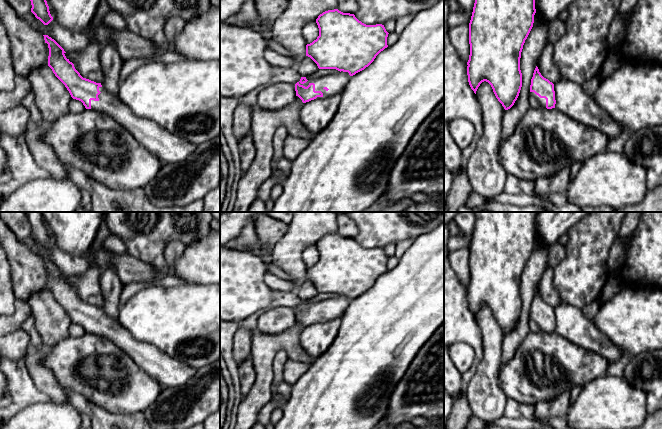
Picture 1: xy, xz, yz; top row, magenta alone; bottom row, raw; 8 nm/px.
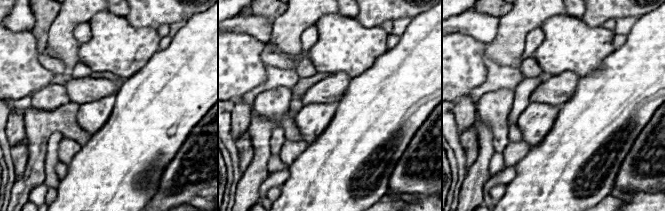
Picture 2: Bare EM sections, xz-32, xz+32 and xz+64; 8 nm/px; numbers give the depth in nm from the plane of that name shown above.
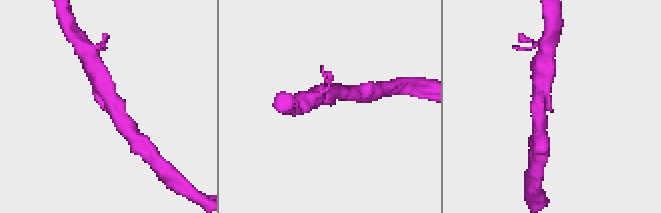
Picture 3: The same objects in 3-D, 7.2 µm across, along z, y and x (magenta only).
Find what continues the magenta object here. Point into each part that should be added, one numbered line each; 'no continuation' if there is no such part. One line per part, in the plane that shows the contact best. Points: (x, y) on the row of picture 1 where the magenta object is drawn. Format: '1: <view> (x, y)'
1: xz (336, 83)

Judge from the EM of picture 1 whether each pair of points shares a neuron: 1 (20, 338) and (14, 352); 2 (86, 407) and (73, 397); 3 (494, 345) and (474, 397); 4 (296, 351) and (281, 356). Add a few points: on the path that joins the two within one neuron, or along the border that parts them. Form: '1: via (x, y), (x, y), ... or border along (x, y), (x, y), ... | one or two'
1: via (18, 341), (14, 345), (14, 349) | one
2: via (83, 405), (76, 399) | one
3: via (491, 358), (484, 384) | one
4: border along (283, 350), (274, 358), (273, 373) | two

